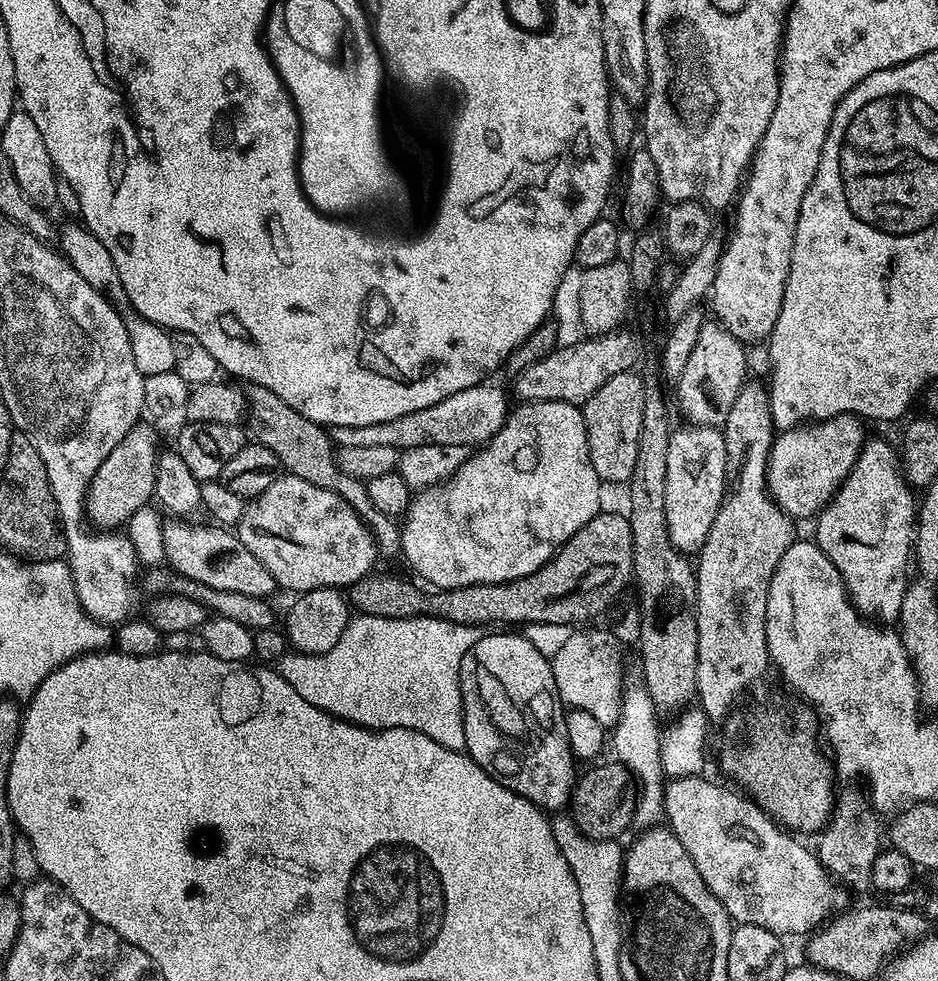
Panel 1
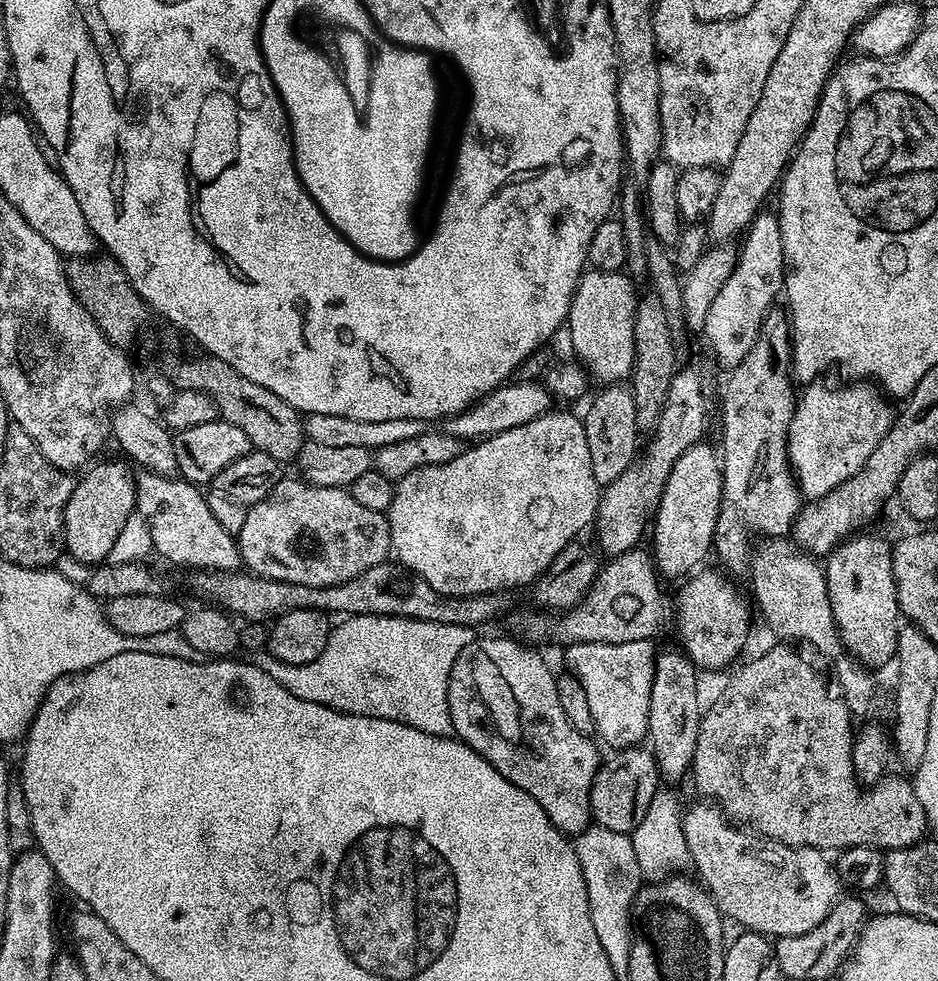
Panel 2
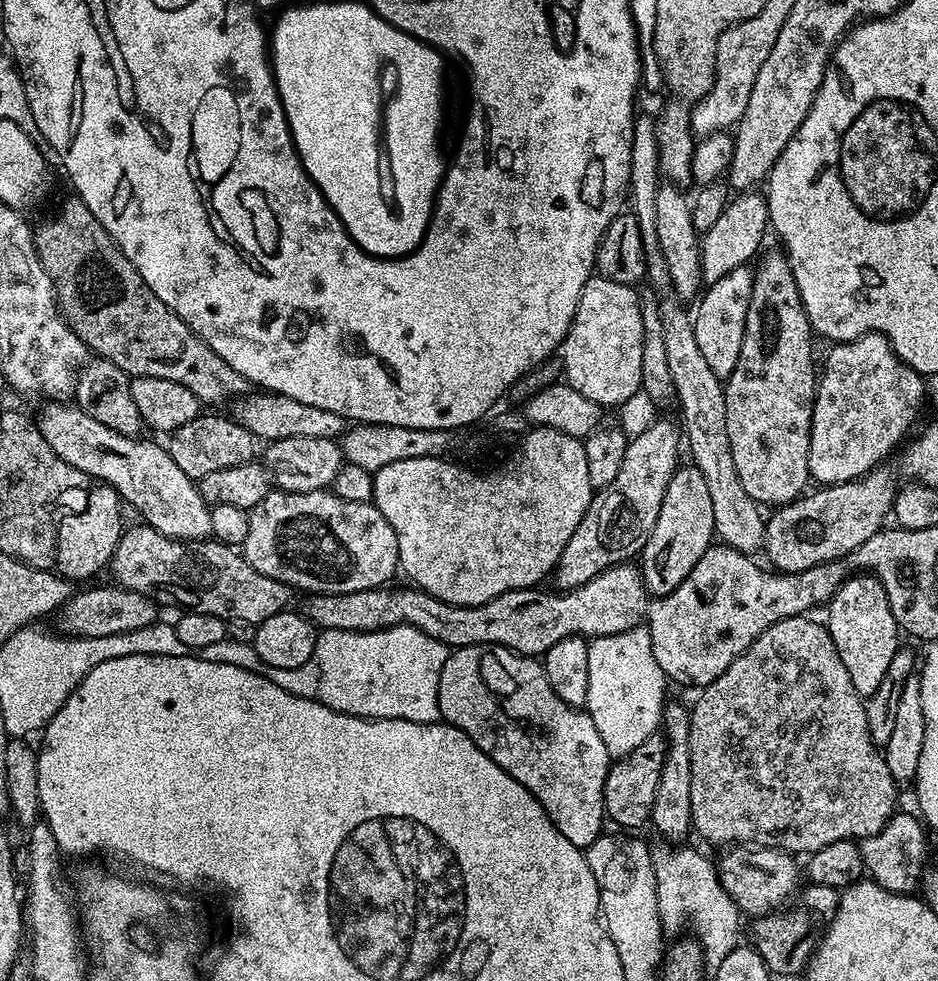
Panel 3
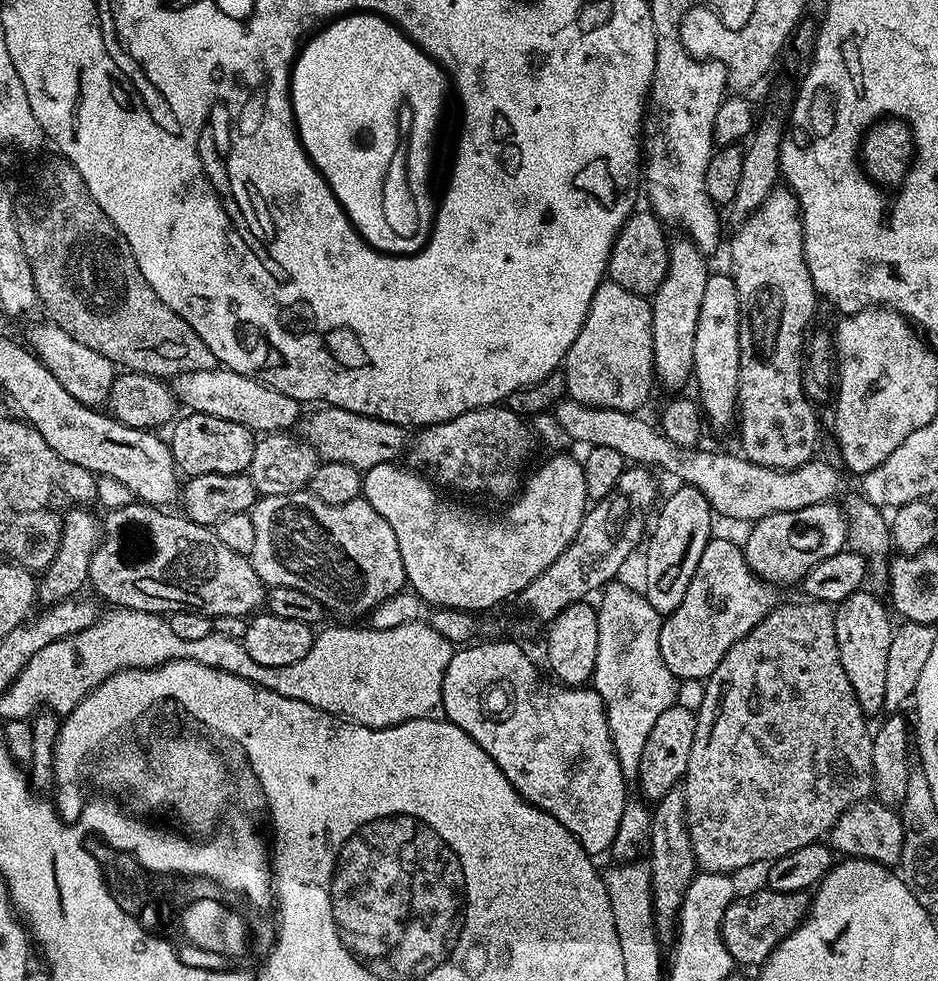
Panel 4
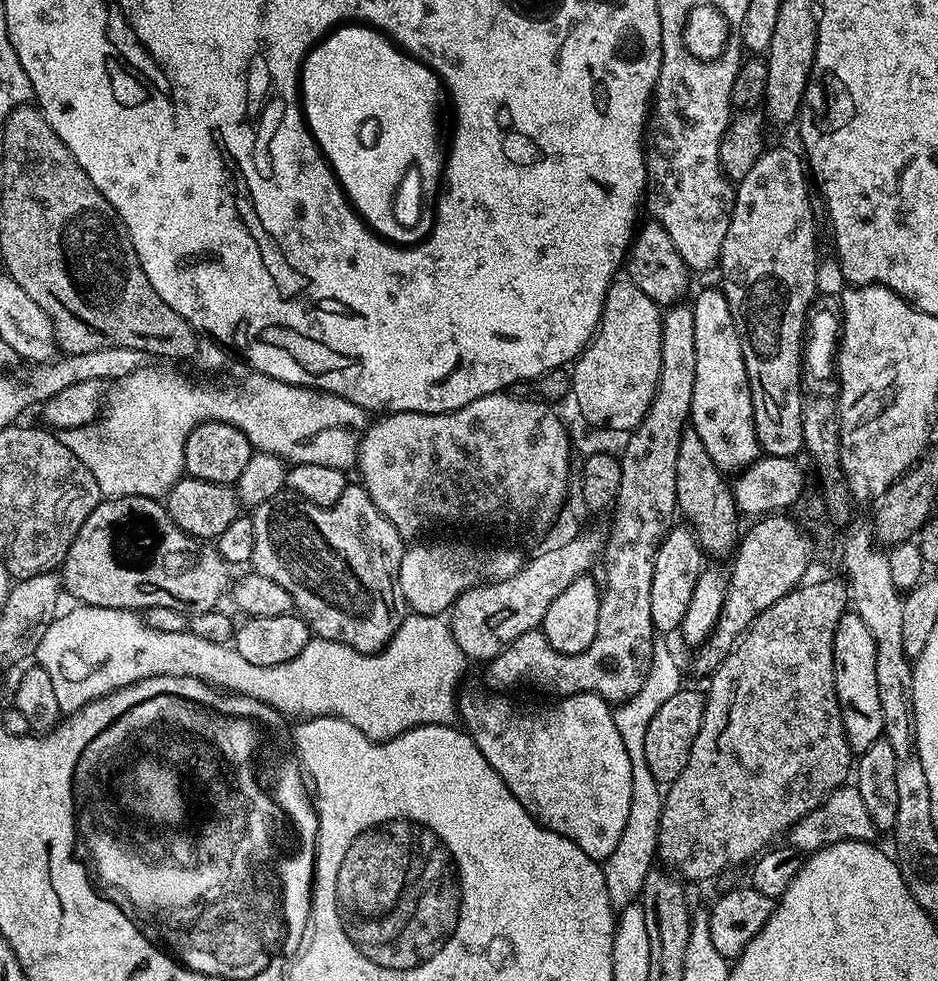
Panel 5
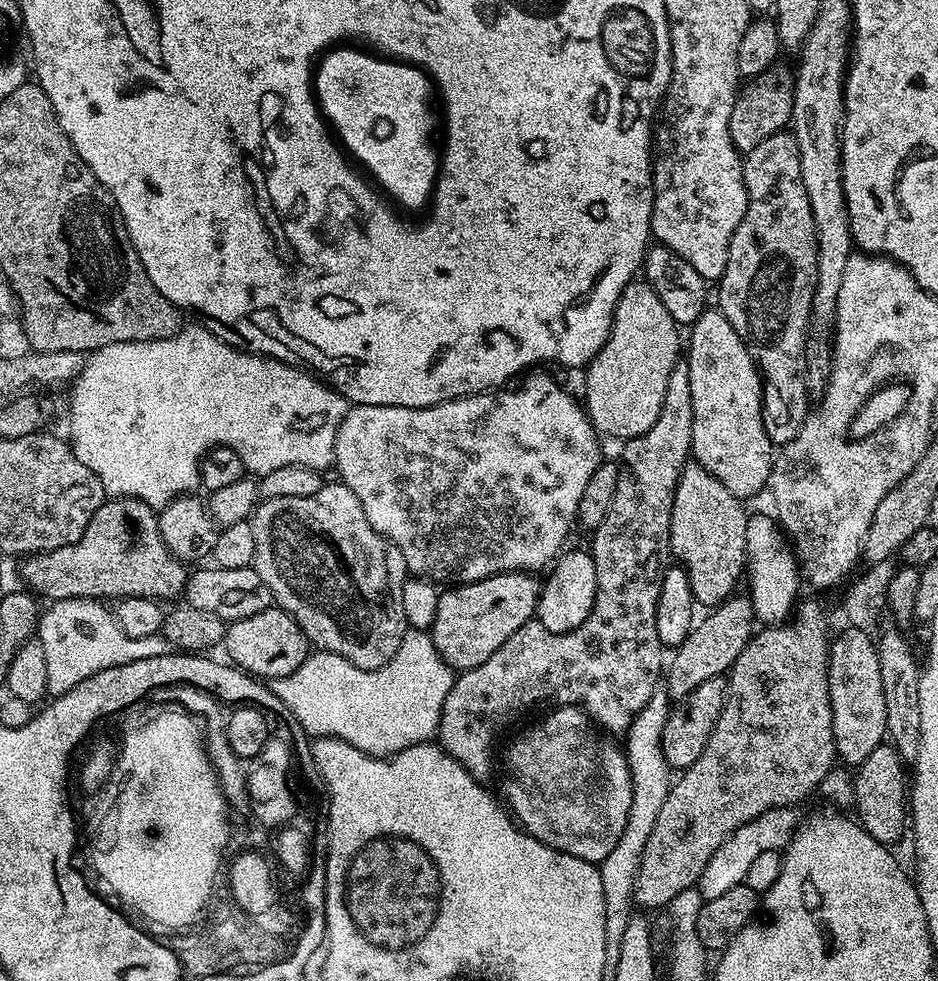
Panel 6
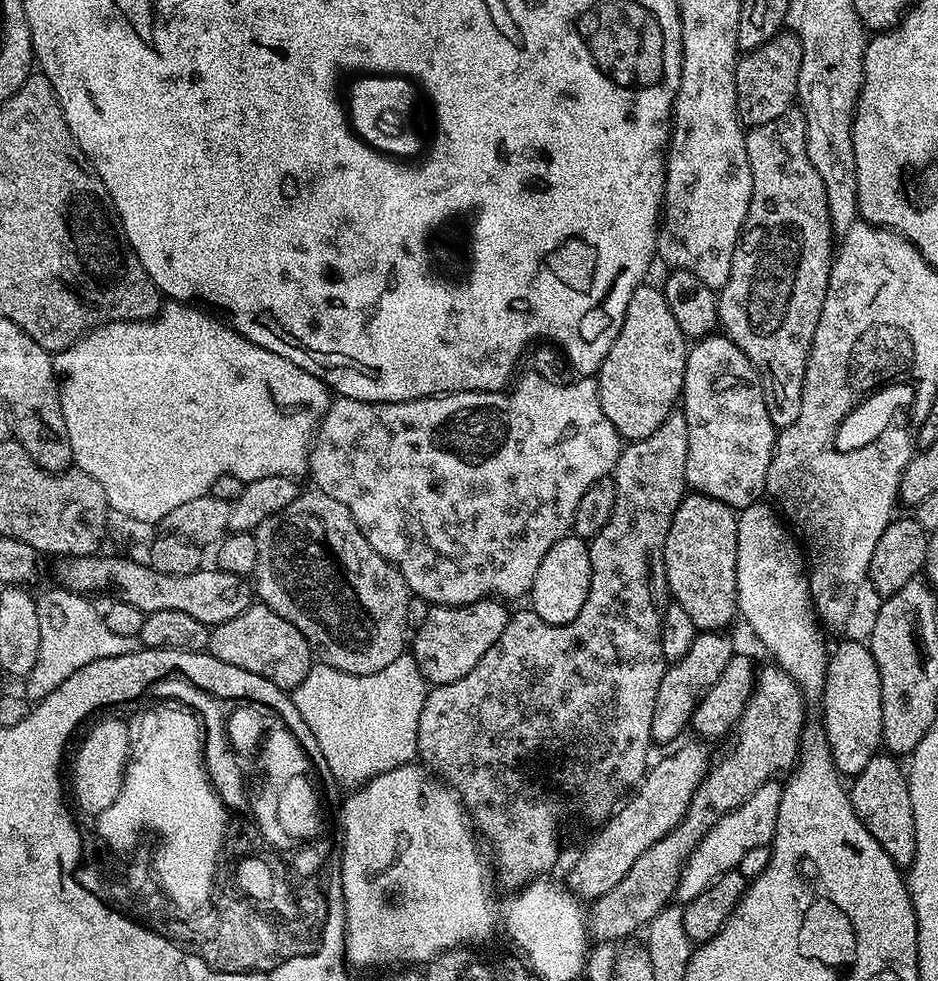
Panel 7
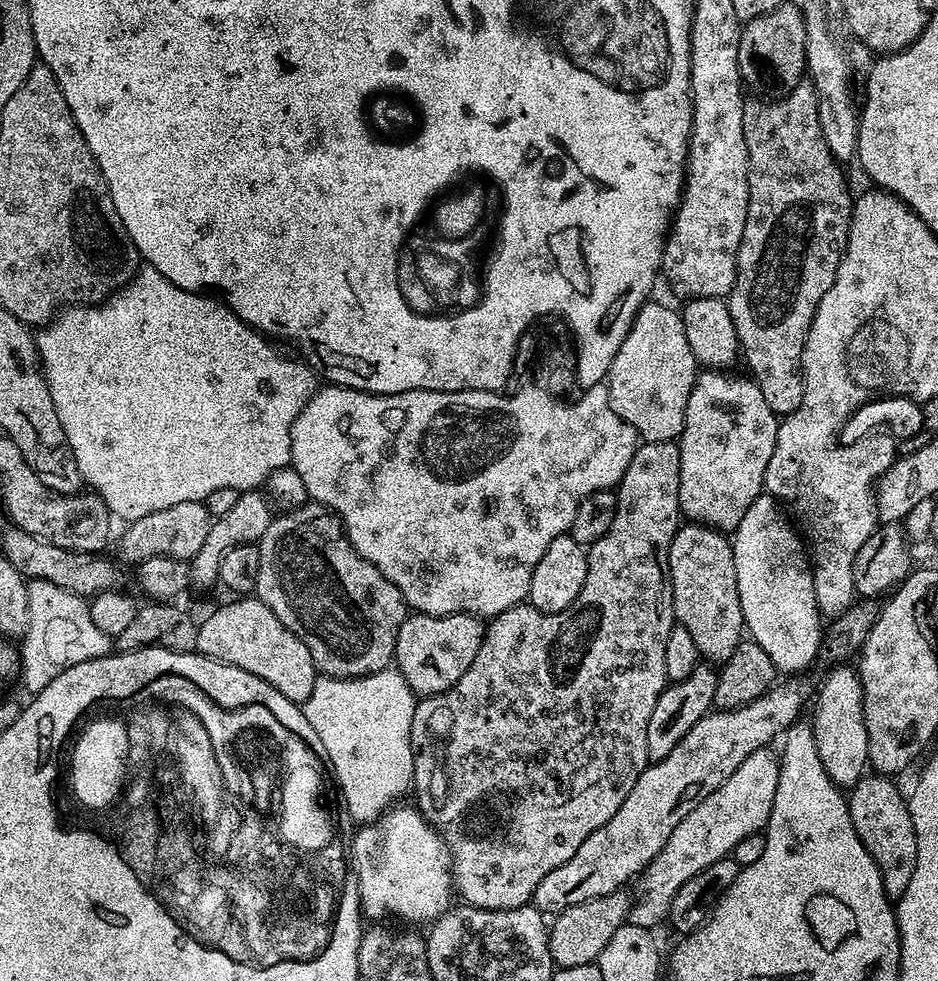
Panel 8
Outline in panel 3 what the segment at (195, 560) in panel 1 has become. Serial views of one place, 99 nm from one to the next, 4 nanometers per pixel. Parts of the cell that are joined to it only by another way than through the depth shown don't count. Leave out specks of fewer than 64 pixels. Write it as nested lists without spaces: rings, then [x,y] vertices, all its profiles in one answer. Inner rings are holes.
[[[48,402],[38,415],[42,438],[70,466],[82,470],[93,481],[103,482],[119,494],[121,501],[137,512],[139,519],[172,540],[203,540],[211,537],[211,507],[192,480],[170,458],[163,443],[118,434],[102,422],[94,422],[78,406],[68,402]]]

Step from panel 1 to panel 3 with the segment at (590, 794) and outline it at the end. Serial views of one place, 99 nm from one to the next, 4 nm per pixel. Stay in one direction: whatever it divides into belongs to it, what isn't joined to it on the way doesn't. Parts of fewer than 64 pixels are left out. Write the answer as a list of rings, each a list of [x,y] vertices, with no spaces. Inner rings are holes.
[[[657,734],[646,738],[642,746],[630,750],[630,754],[619,757],[609,767],[604,787],[604,811],[607,819],[621,824],[621,829],[636,830],[639,824],[647,825],[652,815],[654,794],[658,794],[658,782],[662,778],[662,762],[666,762],[668,741]]]

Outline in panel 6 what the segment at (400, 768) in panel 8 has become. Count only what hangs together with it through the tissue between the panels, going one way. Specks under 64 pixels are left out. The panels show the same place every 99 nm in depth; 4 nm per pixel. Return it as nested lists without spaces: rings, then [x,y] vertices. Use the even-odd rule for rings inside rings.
[[[410,630],[402,638],[402,646],[386,666],[362,670],[338,654],[309,651],[306,662],[282,678],[271,681],[272,692],[298,718],[309,737],[336,736],[367,756],[393,756],[415,744],[427,744],[437,735],[442,706],[450,694],[454,670],[440,657],[431,635],[424,630]]]

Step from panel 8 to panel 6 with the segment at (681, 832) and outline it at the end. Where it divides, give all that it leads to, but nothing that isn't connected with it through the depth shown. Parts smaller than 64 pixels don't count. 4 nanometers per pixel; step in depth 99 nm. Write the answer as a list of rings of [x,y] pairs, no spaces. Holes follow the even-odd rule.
[[[796,806],[768,808],[758,818],[746,822],[746,826],[734,830],[734,834],[730,834],[730,838],[726,838],[726,842],[722,842],[718,850],[714,850],[714,858],[710,858],[710,862],[706,862],[706,870],[702,870],[698,885],[702,900],[718,898],[726,894],[726,890],[744,883],[750,866],[760,855],[766,854],[766,850],[783,853],[788,843],[791,842],[792,835],[802,823],[800,810]]]

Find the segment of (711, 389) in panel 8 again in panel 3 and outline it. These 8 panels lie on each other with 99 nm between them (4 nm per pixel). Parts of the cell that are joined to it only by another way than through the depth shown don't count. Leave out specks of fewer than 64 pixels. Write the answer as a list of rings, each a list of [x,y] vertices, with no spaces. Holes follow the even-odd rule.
[[[748,266],[730,270],[730,274],[718,278],[718,282],[703,289],[695,305],[696,312],[694,308],[692,325],[694,336],[698,338],[698,348],[702,350],[702,356],[709,363],[710,370],[714,370],[714,374],[721,378],[727,378],[734,366],[738,366],[742,338],[746,330],[746,310],[750,306],[753,275],[753,269]]]

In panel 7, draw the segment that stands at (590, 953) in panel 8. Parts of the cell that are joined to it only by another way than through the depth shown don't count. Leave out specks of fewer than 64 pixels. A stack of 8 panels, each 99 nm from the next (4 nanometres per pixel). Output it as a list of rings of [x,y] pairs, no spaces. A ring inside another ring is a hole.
[[[769,666],[759,669],[756,687],[735,726],[728,753],[709,767],[678,826],[674,826],[670,834],[658,838],[658,842],[654,842],[654,846],[650,846],[650,850],[646,850],[646,854],[642,854],[642,858],[626,870],[626,878],[622,878],[614,890],[606,890],[606,894],[591,901],[590,936],[593,941],[627,941],[635,937],[632,935],[639,928],[640,931],[647,929],[653,918],[669,906],[690,854],[710,826],[714,826],[714,822],[718,822],[718,818],[725,816],[730,809],[742,806],[742,802],[746,802],[758,786],[767,780],[777,779],[781,775],[779,772],[788,774],[796,767],[800,758],[800,735],[806,719],[804,711],[804,693],[781,668]]]

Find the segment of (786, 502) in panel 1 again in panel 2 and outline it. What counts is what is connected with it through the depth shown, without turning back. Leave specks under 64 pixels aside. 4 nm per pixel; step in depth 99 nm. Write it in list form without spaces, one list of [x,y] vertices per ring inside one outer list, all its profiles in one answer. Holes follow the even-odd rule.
[[[813,382],[799,393],[788,431],[788,463],[805,501],[822,498],[861,472],[894,419],[889,401],[879,391],[871,392],[867,383],[857,383],[857,388],[831,388],[824,383]]]

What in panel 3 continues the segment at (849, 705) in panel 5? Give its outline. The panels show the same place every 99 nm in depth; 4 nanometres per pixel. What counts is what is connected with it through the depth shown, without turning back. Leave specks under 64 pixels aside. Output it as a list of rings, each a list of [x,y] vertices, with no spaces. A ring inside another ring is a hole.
[[[853,574],[849,576],[834,598],[826,605],[826,627],[830,638],[834,638],[834,646],[838,646],[838,658],[842,658],[842,666],[850,673],[850,682],[854,682],[854,690],[868,697],[878,690],[882,678],[886,678],[886,669],[894,658],[894,654],[902,647],[902,629],[897,624],[890,610],[890,602],[882,582],[871,574]]]

